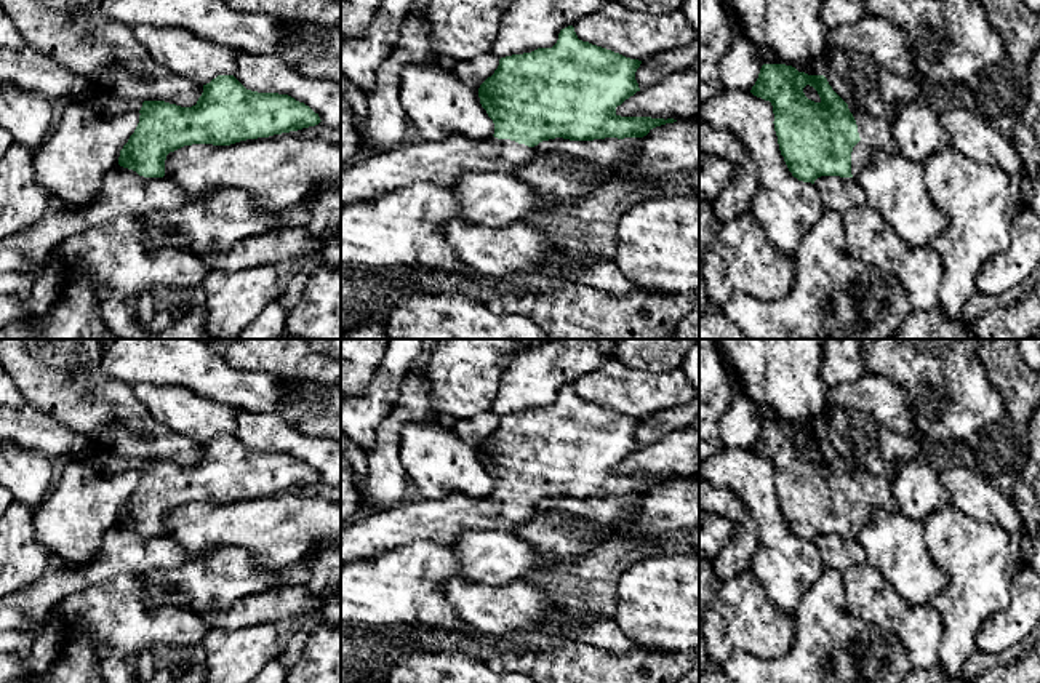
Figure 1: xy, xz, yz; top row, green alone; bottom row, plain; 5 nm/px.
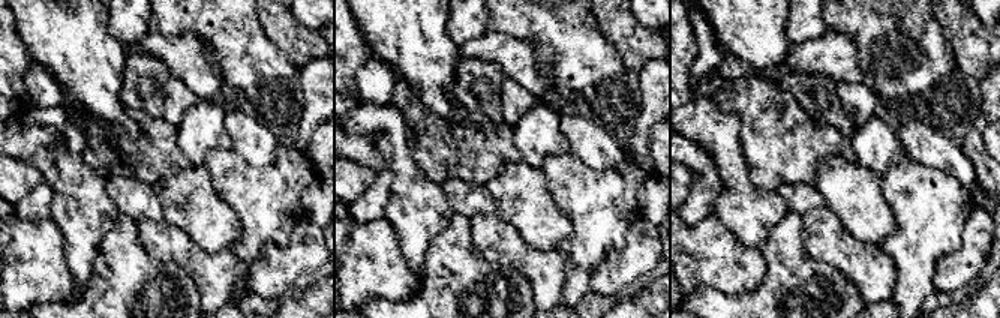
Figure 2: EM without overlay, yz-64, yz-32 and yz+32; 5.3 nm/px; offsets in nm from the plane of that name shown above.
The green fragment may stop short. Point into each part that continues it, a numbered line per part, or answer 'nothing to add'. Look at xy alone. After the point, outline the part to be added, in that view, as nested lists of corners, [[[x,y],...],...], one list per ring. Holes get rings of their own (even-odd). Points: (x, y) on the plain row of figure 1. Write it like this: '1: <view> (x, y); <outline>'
1: xy (112, 464); [[[109,456],[99,465],[101,472],[118,473],[130,469],[141,469],[142,461],[136,457]]]

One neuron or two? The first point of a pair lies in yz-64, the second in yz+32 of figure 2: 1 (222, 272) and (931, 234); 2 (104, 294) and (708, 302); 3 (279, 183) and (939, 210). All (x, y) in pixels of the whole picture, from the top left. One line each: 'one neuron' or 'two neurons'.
1: two neurons
2: one neuron
3: one neuron

